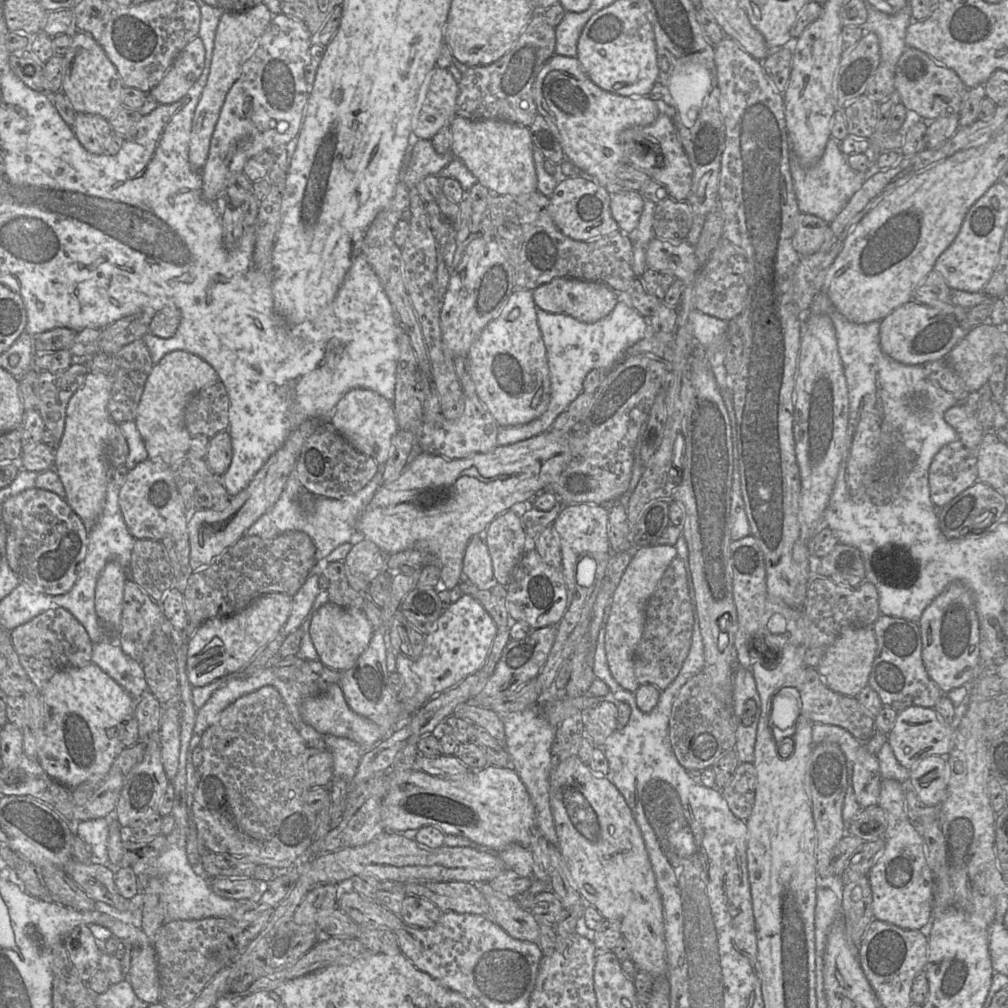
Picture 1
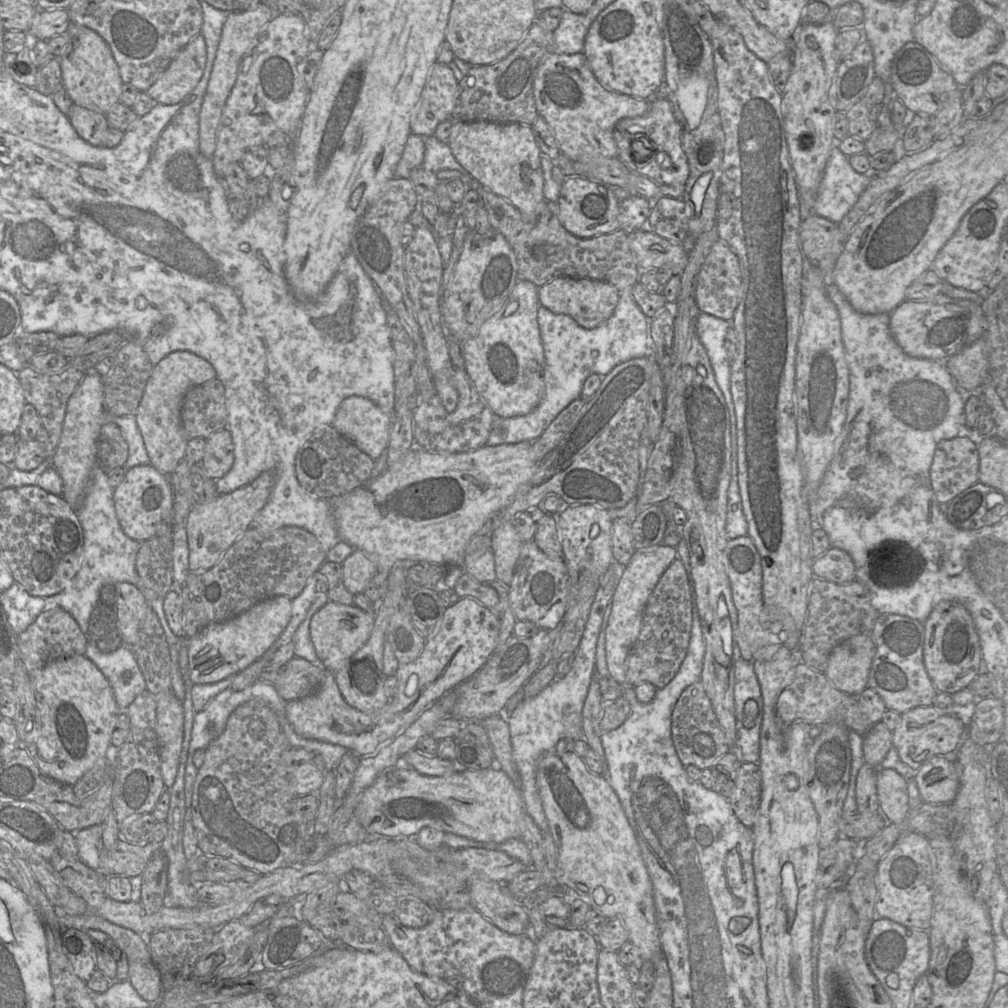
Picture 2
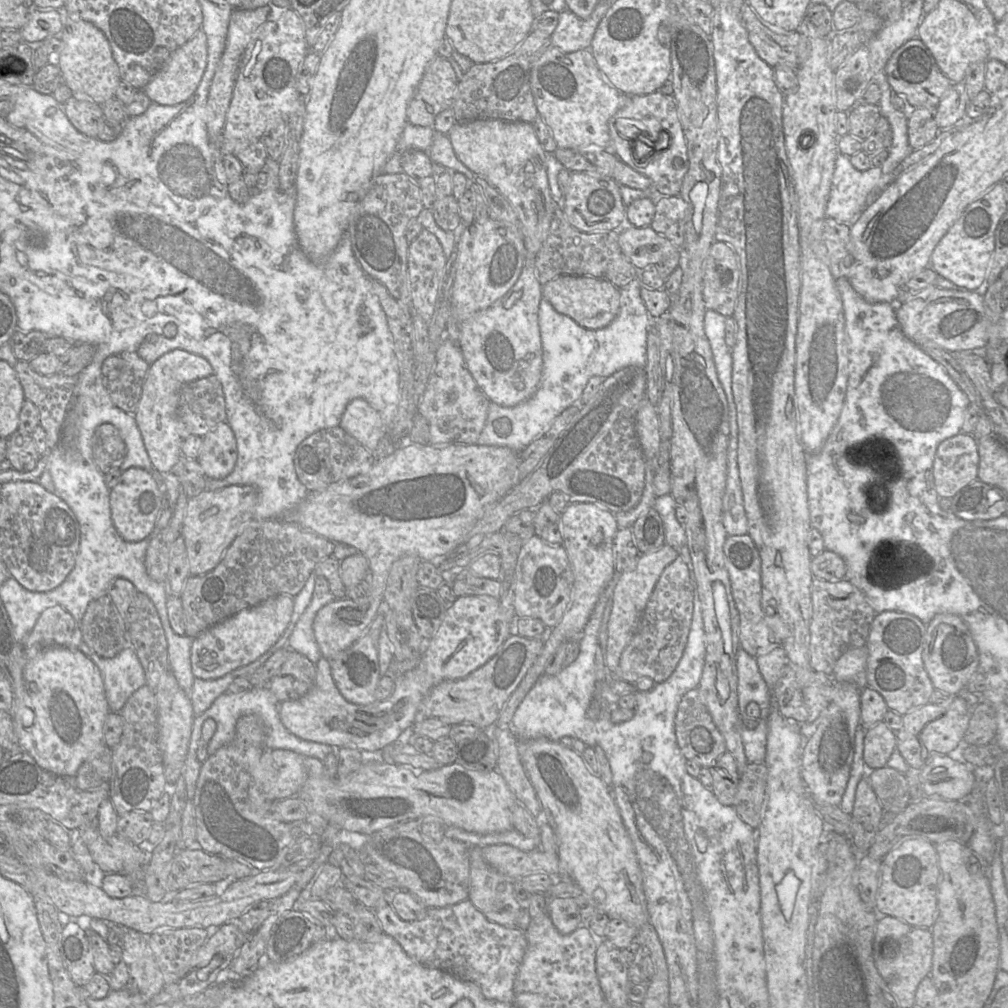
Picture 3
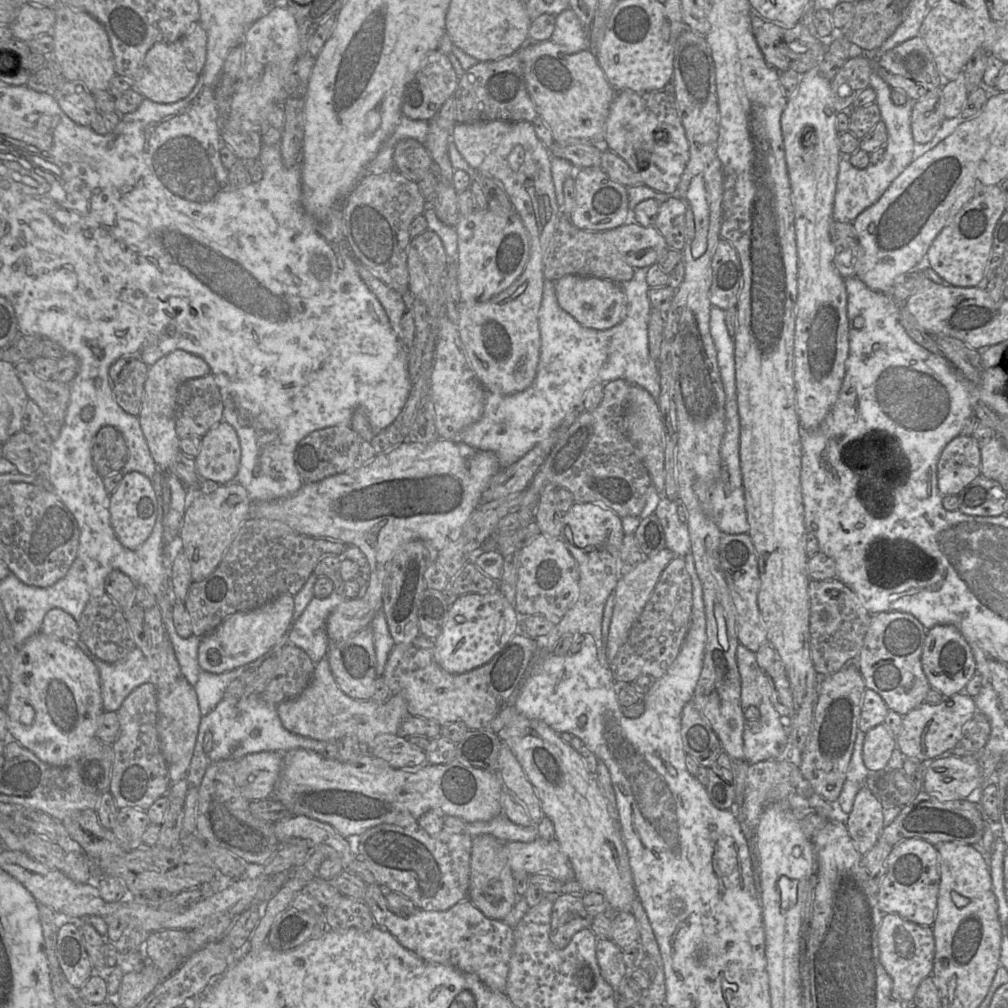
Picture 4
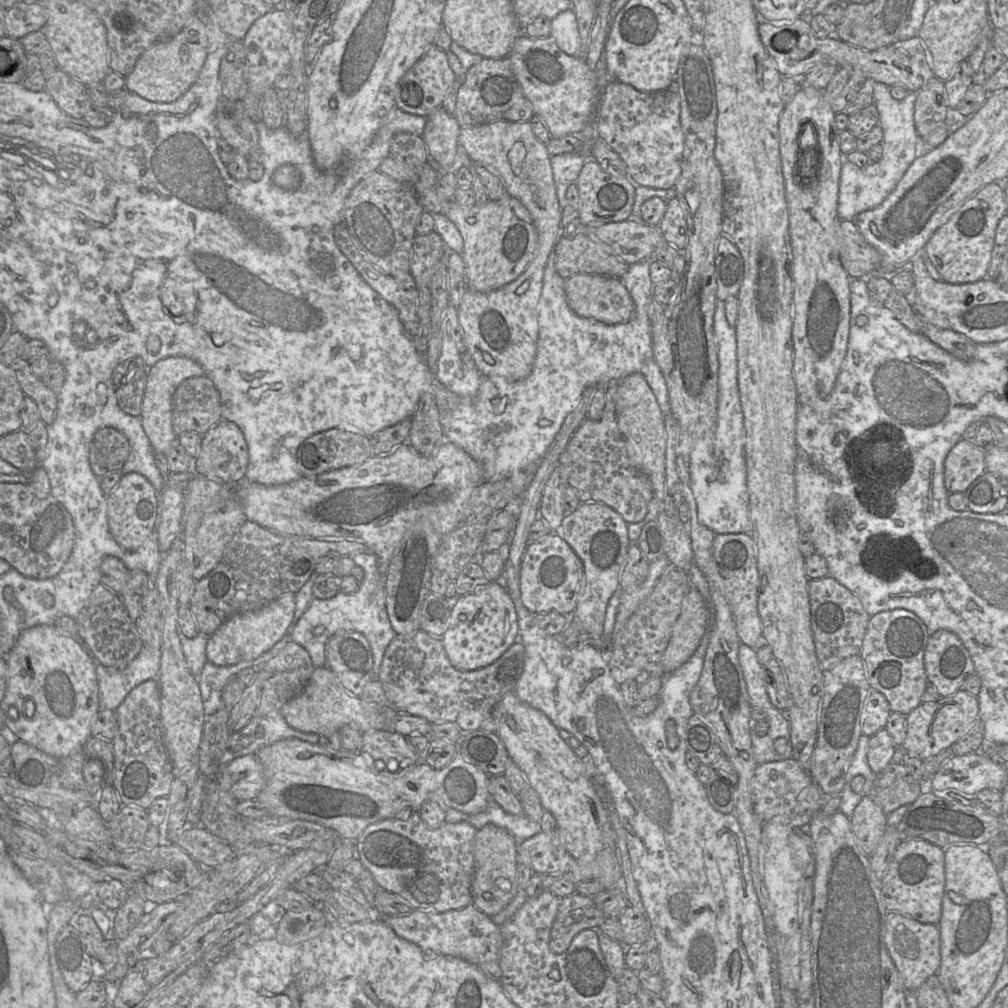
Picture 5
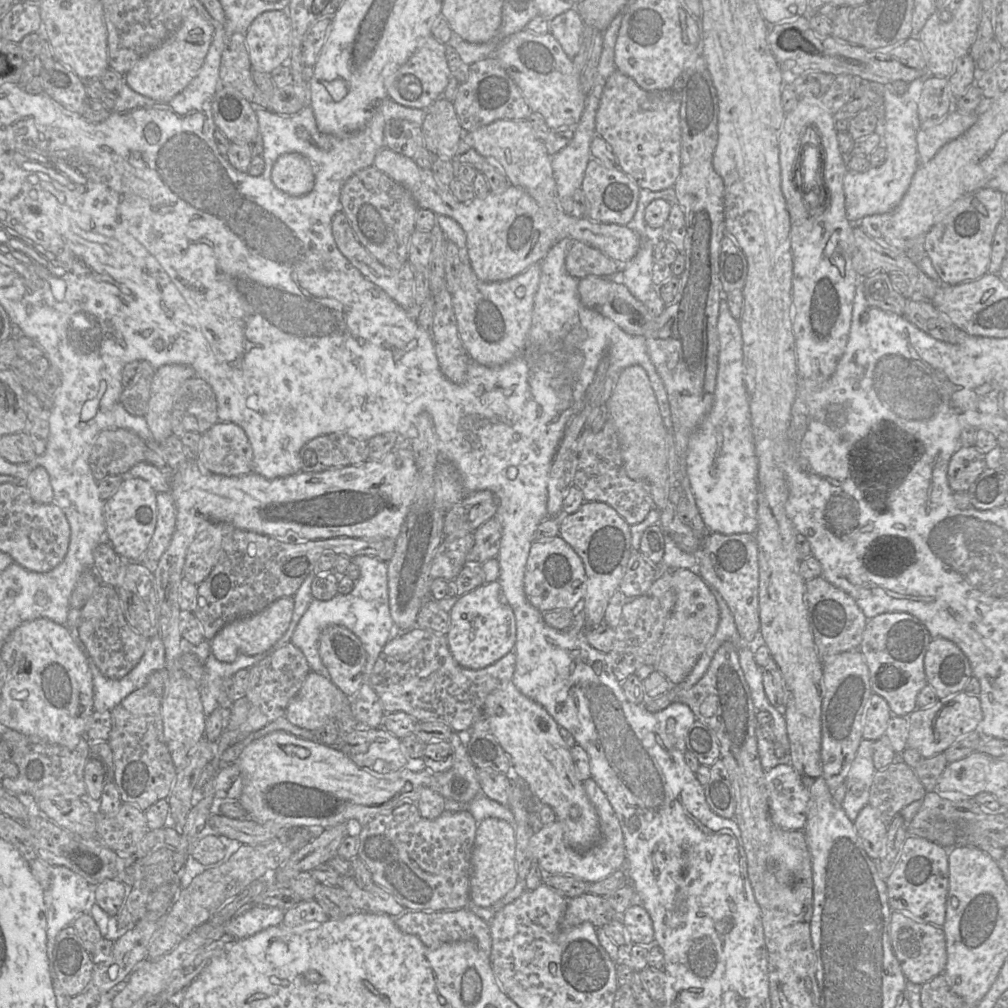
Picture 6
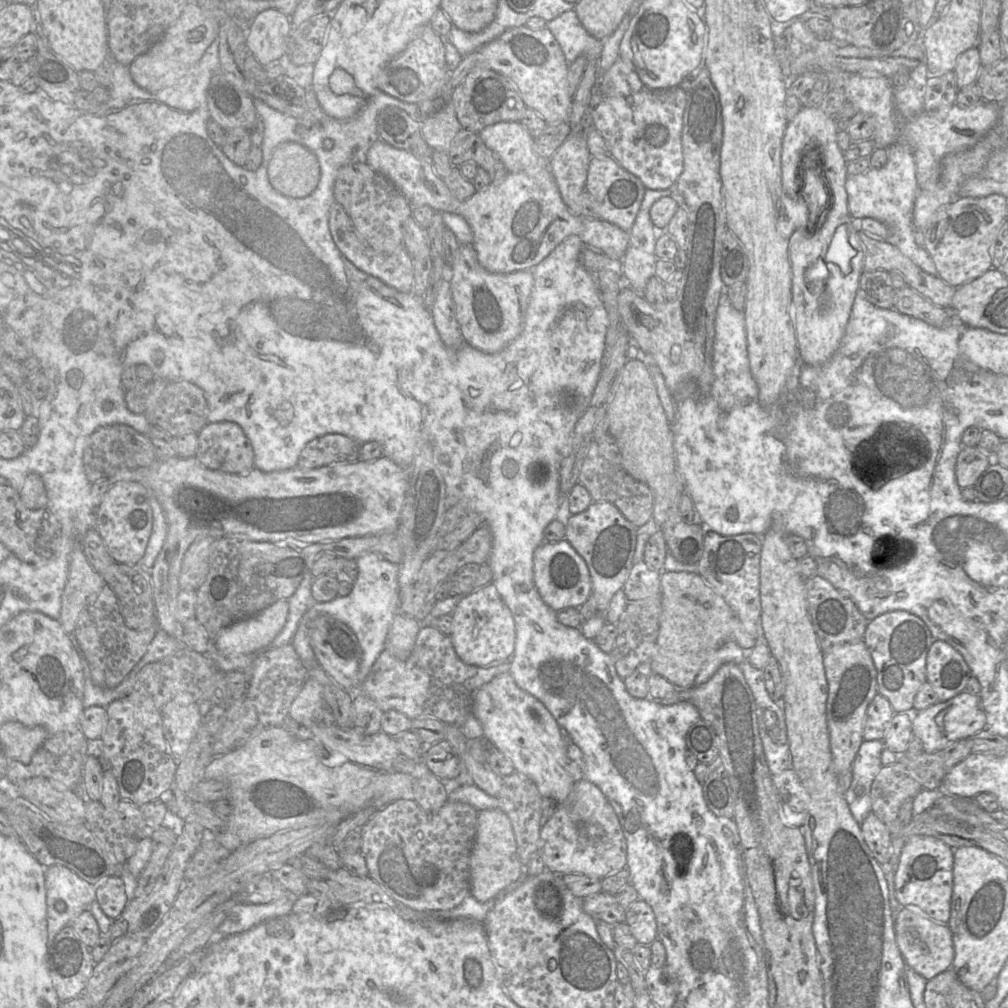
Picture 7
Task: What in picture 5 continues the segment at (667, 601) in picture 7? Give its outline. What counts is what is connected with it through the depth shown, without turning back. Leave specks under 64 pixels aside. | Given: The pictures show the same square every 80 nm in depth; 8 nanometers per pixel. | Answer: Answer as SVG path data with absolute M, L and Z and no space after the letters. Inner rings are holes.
M691 585L662 659L665 674L678 669L694 654L707 632L707 619L705 600L698 589Z

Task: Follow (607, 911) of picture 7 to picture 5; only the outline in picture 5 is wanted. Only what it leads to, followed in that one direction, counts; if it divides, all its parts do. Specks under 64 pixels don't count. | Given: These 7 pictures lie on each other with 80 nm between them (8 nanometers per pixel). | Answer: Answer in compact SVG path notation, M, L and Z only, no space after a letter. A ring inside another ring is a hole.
M575 892L561 898L550 932L550 949L557 954L566 951L580 931L598 930L605 919L606 916L596 907L592 897Z

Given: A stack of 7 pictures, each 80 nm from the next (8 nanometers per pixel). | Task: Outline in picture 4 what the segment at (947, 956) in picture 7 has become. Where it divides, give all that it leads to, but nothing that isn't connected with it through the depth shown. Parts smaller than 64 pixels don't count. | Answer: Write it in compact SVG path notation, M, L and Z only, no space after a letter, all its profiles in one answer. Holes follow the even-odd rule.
M884 914L878 932L880 962L893 981L893 992L903 1004L912 1004L921 982L932 977L935 939L932 927L920 926L897 914Z

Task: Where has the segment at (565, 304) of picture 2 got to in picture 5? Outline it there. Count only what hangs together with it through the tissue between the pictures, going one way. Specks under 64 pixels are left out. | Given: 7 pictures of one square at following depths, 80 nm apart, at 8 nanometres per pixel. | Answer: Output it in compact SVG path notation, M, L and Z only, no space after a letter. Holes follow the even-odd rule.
M576 274L565 279L565 294L570 309L584 319L616 325L628 322L635 313L634 302L619 278Z

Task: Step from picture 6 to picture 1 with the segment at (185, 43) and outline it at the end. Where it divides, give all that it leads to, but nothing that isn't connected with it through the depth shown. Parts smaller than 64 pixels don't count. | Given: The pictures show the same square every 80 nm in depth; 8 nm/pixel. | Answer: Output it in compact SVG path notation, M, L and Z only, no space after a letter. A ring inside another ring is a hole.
M196 36L177 55L163 79L149 94L159 104L179 101L198 80L204 65L205 48L202 39Z

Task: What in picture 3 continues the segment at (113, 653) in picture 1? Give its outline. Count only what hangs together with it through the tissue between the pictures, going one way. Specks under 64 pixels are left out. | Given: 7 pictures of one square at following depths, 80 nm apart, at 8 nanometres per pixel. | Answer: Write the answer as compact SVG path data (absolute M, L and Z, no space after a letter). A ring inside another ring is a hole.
M84 641L79 649L98 667L111 712L120 712L129 697L146 685L144 669L130 644L113 658L100 657Z

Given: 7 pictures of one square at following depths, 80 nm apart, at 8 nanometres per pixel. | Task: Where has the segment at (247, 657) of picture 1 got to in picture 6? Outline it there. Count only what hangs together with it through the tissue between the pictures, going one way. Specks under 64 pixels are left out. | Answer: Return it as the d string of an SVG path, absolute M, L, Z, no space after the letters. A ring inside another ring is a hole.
M282 597L256 614L228 623L210 640L211 653L220 662L233 662L238 656L254 656L267 652L288 629L293 609L293 597Z

